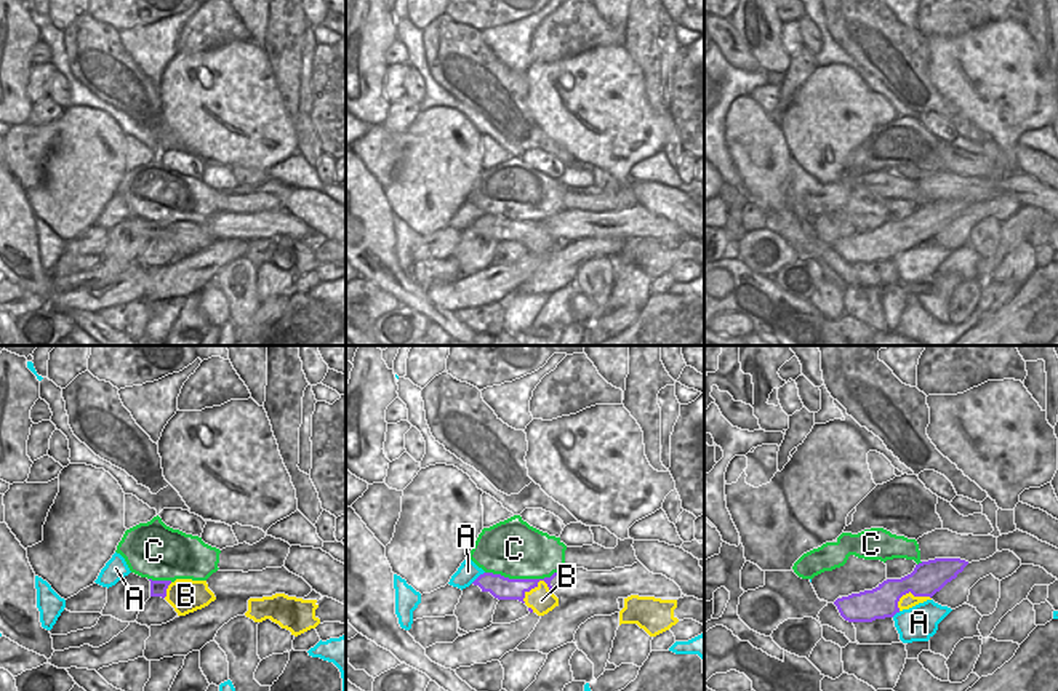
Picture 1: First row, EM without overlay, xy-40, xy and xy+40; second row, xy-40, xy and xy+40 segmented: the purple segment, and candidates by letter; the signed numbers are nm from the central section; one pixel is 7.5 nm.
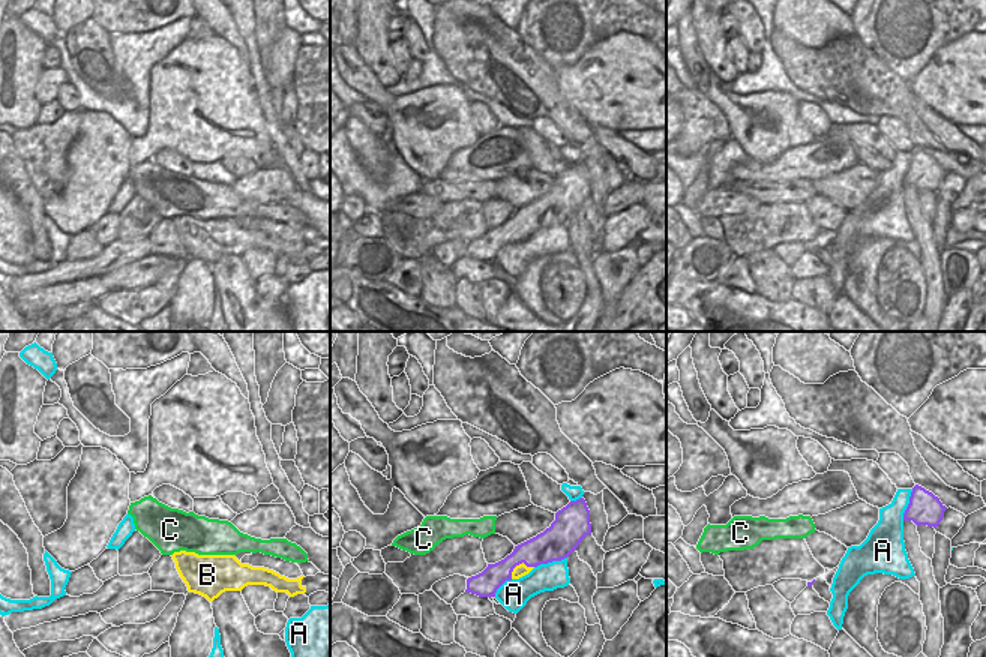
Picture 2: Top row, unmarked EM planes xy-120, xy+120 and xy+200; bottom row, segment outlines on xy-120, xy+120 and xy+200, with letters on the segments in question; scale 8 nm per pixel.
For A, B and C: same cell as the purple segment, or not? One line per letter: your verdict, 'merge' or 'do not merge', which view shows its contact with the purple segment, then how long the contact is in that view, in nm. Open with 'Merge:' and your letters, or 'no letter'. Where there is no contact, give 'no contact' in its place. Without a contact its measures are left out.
Merge: no letter
A: do not merge | xy | 140 nm
B: do not merge | xy | 260 nm
C: do not merge | xy | 550 nm

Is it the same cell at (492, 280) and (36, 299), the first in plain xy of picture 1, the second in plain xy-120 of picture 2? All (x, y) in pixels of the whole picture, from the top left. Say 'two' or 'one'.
one

